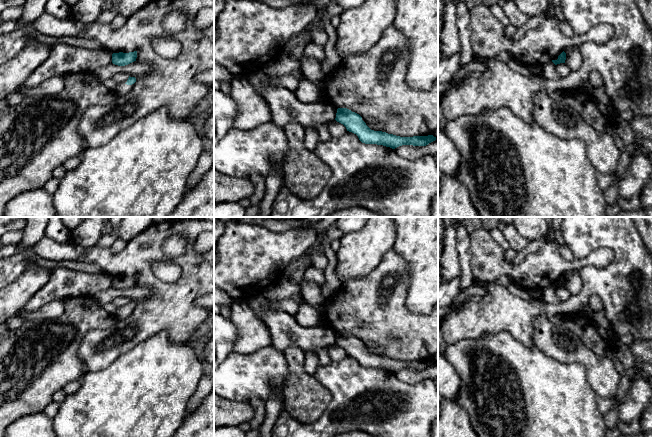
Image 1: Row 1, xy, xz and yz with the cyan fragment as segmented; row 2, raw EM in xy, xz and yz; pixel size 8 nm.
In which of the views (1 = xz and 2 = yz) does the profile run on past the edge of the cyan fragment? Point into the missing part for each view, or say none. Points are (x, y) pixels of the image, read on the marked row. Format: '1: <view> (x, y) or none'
1: none
2: none

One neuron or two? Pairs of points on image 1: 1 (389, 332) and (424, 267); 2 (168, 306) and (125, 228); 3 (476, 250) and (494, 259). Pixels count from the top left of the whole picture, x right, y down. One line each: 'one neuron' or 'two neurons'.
1: two neurons
2: two neurons
3: one neuron

